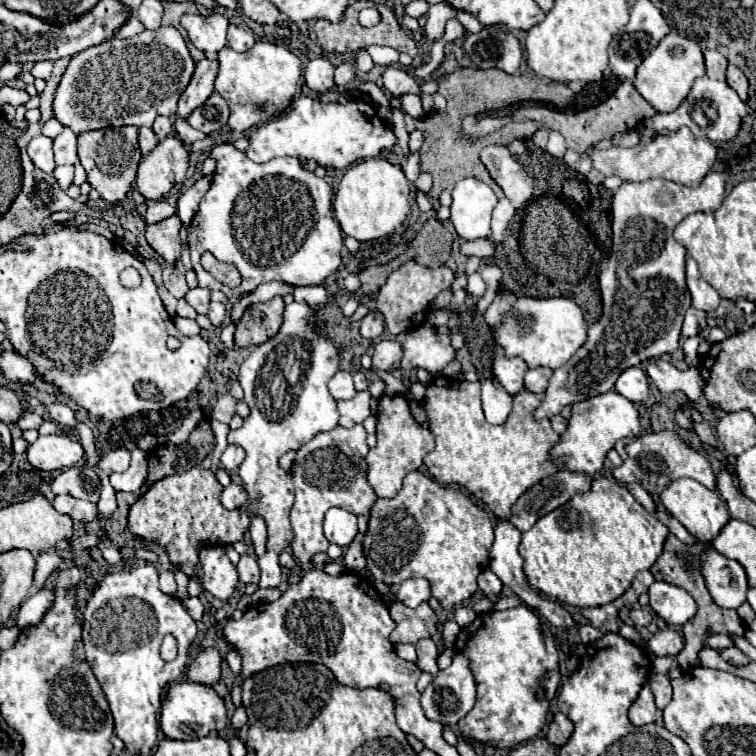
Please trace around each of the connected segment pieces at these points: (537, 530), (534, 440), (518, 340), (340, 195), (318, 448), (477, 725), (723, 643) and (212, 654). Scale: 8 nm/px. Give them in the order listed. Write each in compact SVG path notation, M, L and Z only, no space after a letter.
M600 473L594 475L592 489L584 495L576 495L566 505L554 509L536 521L536 525L522 533L520 555L524 557L524 575L530 587L542 591L550 599L558 599L560 603L568 603L574 607L598 607L606 605L630 587L634 575L638 571L650 569L658 555L662 553L664 539L668 535L668 527L656 521L632 495L630 491Z
M436 377L426 391L424 407L430 419L430 431L436 439L432 453L424 457L428 471L438 483L456 483L466 487L480 499L498 519L512 515L512 505L544 475L560 469L552 457L552 447L560 441L554 433L550 419L534 419L536 407L542 403L544 393L534 395L526 389L514 395L514 407L504 425L490 425L484 419L480 403L480 383Z
M520 297L496 333L496 343L504 347L506 355L520 355L528 367L562 367L588 339L588 323L582 309L566 297L530 299Z
M364 159L344 173L332 205L344 235L354 237L356 241L374 241L388 237L402 227L410 213L409 196L410 182L406 181L398 165L392 165L386 159Z
M338 425L332 431L324 431L312 437L296 451L290 471L294 483L294 505L288 517L294 533L290 549L298 563L310 561L316 553L328 549L328 543L322 543L322 519L330 507L344 507L357 516L370 515L370 509L374 507L378 497L366 479L366 453L368 445L362 425L356 425L352 429Z
M524 605L480 613L474 623L460 631L456 651L468 655L478 685L476 705L458 723L462 735L506 749L534 739L546 723L550 701L560 688L558 648L554 639L542 635L538 615Z
M710 635L704 639L704 645L714 647L714 649L726 649L726 647L732 647L734 641L728 635Z
M214 647L200 651L200 655L192 661L188 669L188 679L206 687L212 687L220 679L220 661L222 657Z

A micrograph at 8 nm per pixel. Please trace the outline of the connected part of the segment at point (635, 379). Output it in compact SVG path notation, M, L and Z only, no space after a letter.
M628 367L616 379L616 387L614 389L620 395L624 395L626 399L630 399L632 403L642 403L648 397L648 391L650 391L648 389L648 375L640 367Z

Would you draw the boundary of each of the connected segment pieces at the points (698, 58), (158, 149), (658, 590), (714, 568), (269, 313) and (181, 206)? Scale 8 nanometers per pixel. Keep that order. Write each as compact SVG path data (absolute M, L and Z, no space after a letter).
M670 31L658 43L658 47L638 65L634 87L648 103L652 103L652 107L656 107L660 113L668 113L668 111L674 111L686 99L692 87L692 81L696 77L702 77L704 71L706 67L704 67L700 45L694 39L688 39L678 35L676 31Z
M168 135L166 139L158 141L158 145L148 155L142 157L142 161L138 165L138 175L136 175L136 187L146 199L158 201L158 199L166 197L168 191L176 183L184 181L188 165L190 165L190 153L188 153L186 145L176 135Z
M656 581L648 589L648 595L650 595L650 607L668 625L684 625L696 613L694 599L684 589L674 587L670 583Z
M708 549L704 553L704 579L718 607L738 609L746 601L748 577L738 561L726 559L718 551Z
M274 297L272 301L250 305L244 311L240 323L236 325L236 333L234 333L236 347L250 349L276 335L282 323L282 311L284 311L282 297Z
M202 175L186 193L182 193L182 197L178 199L178 217L182 219L184 225L188 225L192 221L192 217L198 211L200 199L206 195L206 191L212 185L212 175Z

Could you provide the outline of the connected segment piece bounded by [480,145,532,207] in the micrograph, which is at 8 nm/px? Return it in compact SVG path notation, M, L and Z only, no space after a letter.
M488 145L480 153L480 161L514 207L520 207L532 199L532 179L512 157L508 147Z

